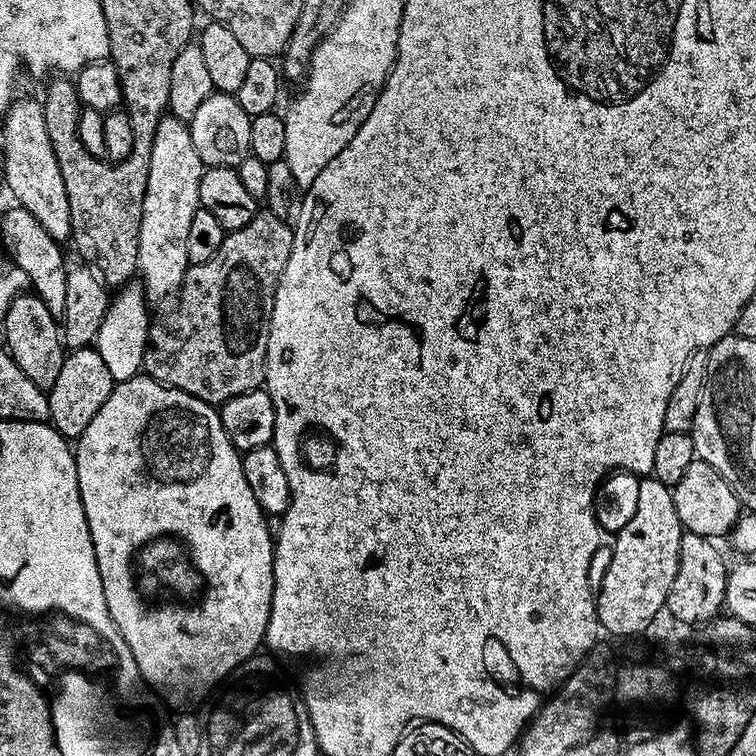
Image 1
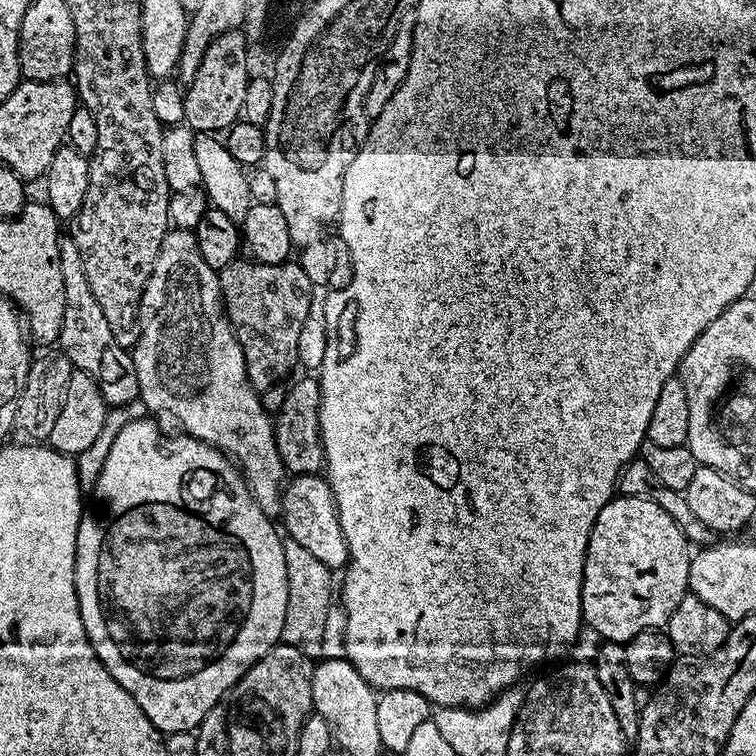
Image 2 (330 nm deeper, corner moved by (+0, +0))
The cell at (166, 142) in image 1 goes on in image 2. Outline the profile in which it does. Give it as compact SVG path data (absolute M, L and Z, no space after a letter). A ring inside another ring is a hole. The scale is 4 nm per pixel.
M173 227L162 238L162 250L158 250L154 270L140 299L138 335L132 361L138 370L139 399L144 401L149 413L169 412L187 435L223 452L239 468L258 506L269 514L279 513L286 469L282 458L278 458L276 439L272 434L274 420L260 405L261 393L248 380L242 346L232 333L224 311L220 277L217 269L202 262L195 231Z

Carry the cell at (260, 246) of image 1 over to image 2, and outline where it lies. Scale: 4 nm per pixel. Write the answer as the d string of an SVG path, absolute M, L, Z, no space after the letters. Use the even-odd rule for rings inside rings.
M251 258L230 261L218 275L224 311L242 346L248 380L253 388L265 390L291 370L300 352L300 335L312 312L314 289L310 278L298 262L258 264Z

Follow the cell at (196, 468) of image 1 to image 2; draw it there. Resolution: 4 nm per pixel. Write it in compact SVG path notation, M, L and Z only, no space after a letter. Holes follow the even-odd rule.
M143 418L143 419L136 419L136 420L129 420L129 421L128 421L128 423L126 423L126 424L125 424L125 425L124 425L124 426L122 426L122 430L120 430L120 431L119 431L119 432L118 432L118 436L117 436L117 438L116 438L116 439L114 439L114 442L113 442L113 445L112 445L112 446L110 446L110 450L109 450L109 453L108 453L108 454L106 454L106 460L105 460L105 464L104 464L104 465L103 465L103 466L102 466L102 468L101 468L101 474L100 474L100 477L98 477L98 478L97 478L97 482L96 482L96 485L95 485L95 487L94 487L94 493L96 493L96 505L94 505L94 506L93 506L93 508L92 508L92 512L88 512L88 511L85 511L85 512L84 512L84 513L83 513L83 515L81 515L81 517L80 517L80 525L79 525L79 526L78 526L78 530L77 530L77 531L76 531L76 593L77 593L77 594L78 594L78 606L79 606L79 607L80 607L80 613L81 613L81 614L82 614L82 622L83 622L83 623L84 623L84 625L85 625L85 626L86 626L86 634L87 634L87 635L88 635L88 641L90 641L90 642L91 642L91 643L92 643L92 645L93 645L93 646L94 646L94 650L95 650L95 651L96 651L96 653L97 653L97 654L98 654L98 658L99 658L99 659L100 659L100 661L101 661L101 662L102 662L102 666L103 666L103 667L104 667L104 668L105 668L105 670L107 670L107 671L108 671L108 673L110 673L110 674L111 674L111 676L112 676L112 677L114 677L114 678L115 678L115 679L116 679L116 681L117 681L117 682L118 682L118 686L122 686L122 690L126 690L126 691L127 691L127 692L128 692L128 693L129 693L129 694L131 694L131 695L132 695L132 697L133 697L133 698L134 698L134 702L138 702L138 706L142 706L142 714L146 714L146 718L150 718L150 722L151 722L151 723L152 723L152 725L154 725L154 726L155 726L155 728L156 728L156 729L158 729L158 731L160 731L160 732L161 732L161 733L162 733L162 734L167 734L167 733L169 733L169 732L191 732L191 731L193 731L193 730L195 730L195 728L197 728L197 726L198 726L198 725L200 725L200 723L201 723L201 722L202 722L202 718L206 718L206 714L207 714L207 713L208 713L208 712L209 712L209 710L210 710L210 709L212 709L212 708L215 708L215 707L217 707L217 705L219 705L219 704L220 704L220 703L221 703L221 701L223 701L223 700L220 700L220 699L222 699L222 698L223 698L223 696L224 696L224 695L226 695L226 694L227 694L227 692L228 692L228 695L229 695L229 693L231 693L231 692L232 692L232 691L233 691L233 689L235 689L235 686L236 686L236 684L237 684L237 683L238 683L238 682L239 682L239 681L240 681L240 679L242 679L242 677L244 677L244 676L245 676L245 674L246 674L246 673L247 673L247 672L249 672L249 670L251 670L251 668L253 668L253 667L254 667L254 665L255 665L255 664L256 664L256 663L258 663L258 661L259 661L259 660L260 660L260 659L262 659L262 658L263 658L263 656L264 656L264 655L265 655L265 654L266 654L266 653L267 653L267 652L268 652L268 651L269 651L269 650L270 650L270 649L271 649L271 648L272 648L272 647L273 647L273 646L274 646L274 645L275 645L275 644L278 644L278 643L281 643L281 636L282 636L282 634L283 634L283 620L284 620L284 619L285 619L285 618L286 618L286 606L287 606L287 572L286 572L286 559L285 559L285 555L284 555L284 553L283 553L283 544L284 544L284 540L283 540L283 539L282 539L282 536L281 536L281 533L280 533L280 532L279 532L279 531L278 531L278 528L277 528L277 532L278 532L278 533L276 533L276 528L275 528L275 526L274 526L274 525L272 525L272 524L271 524L271 522L270 522L270 521L268 521L268 520L271 520L271 519L270 519L270 516L269 516L269 513L267 513L267 512L265 512L265 511L264 511L264 509L263 509L263 508L260 508L260 507L259 507L259 506L258 506L258 502L257 502L257 501L256 501L256 499L255 499L255 498L254 498L254 497L253 497L253 496L252 496L252 491L251 491L251 490L250 490L250 489L249 489L249 488L248 488L248 484L247 484L247 482L246 482L246 481L244 481L244 478L243 478L243 476L241 476L241 474L240 474L240 470L239 470L239 468L237 468L237 467L236 467L236 465L235 465L235 464L233 464L233 463L232 463L232 461L231 461L231 460L229 460L229 459L228 459L228 457L227 457L227 456L225 456L225 455L224 455L224 453L223 453L223 452L220 452L220 451L218 451L218 450L217 450L217 448L212 448L212 447L210 447L210 445L209 445L209 444L207 444L207 443L206 443L206 442L202 442L202 441L201 441L201 440L196 440L196 439L194 439L194 437L193 437L193 436L189 436L189 435L187 435L187 434L179 434L179 435L180 435L180 436L167 436L167 434L166 434L166 433L164 433L164 432L163 432L163 430L162 430L162 429L160 429L160 428L159 428L159 426L158 426L158 425L156 425L156 424L155 424L155 422L154 422L154 421L152 421L152 420L150 420L150 419L152 419L152 418Z

